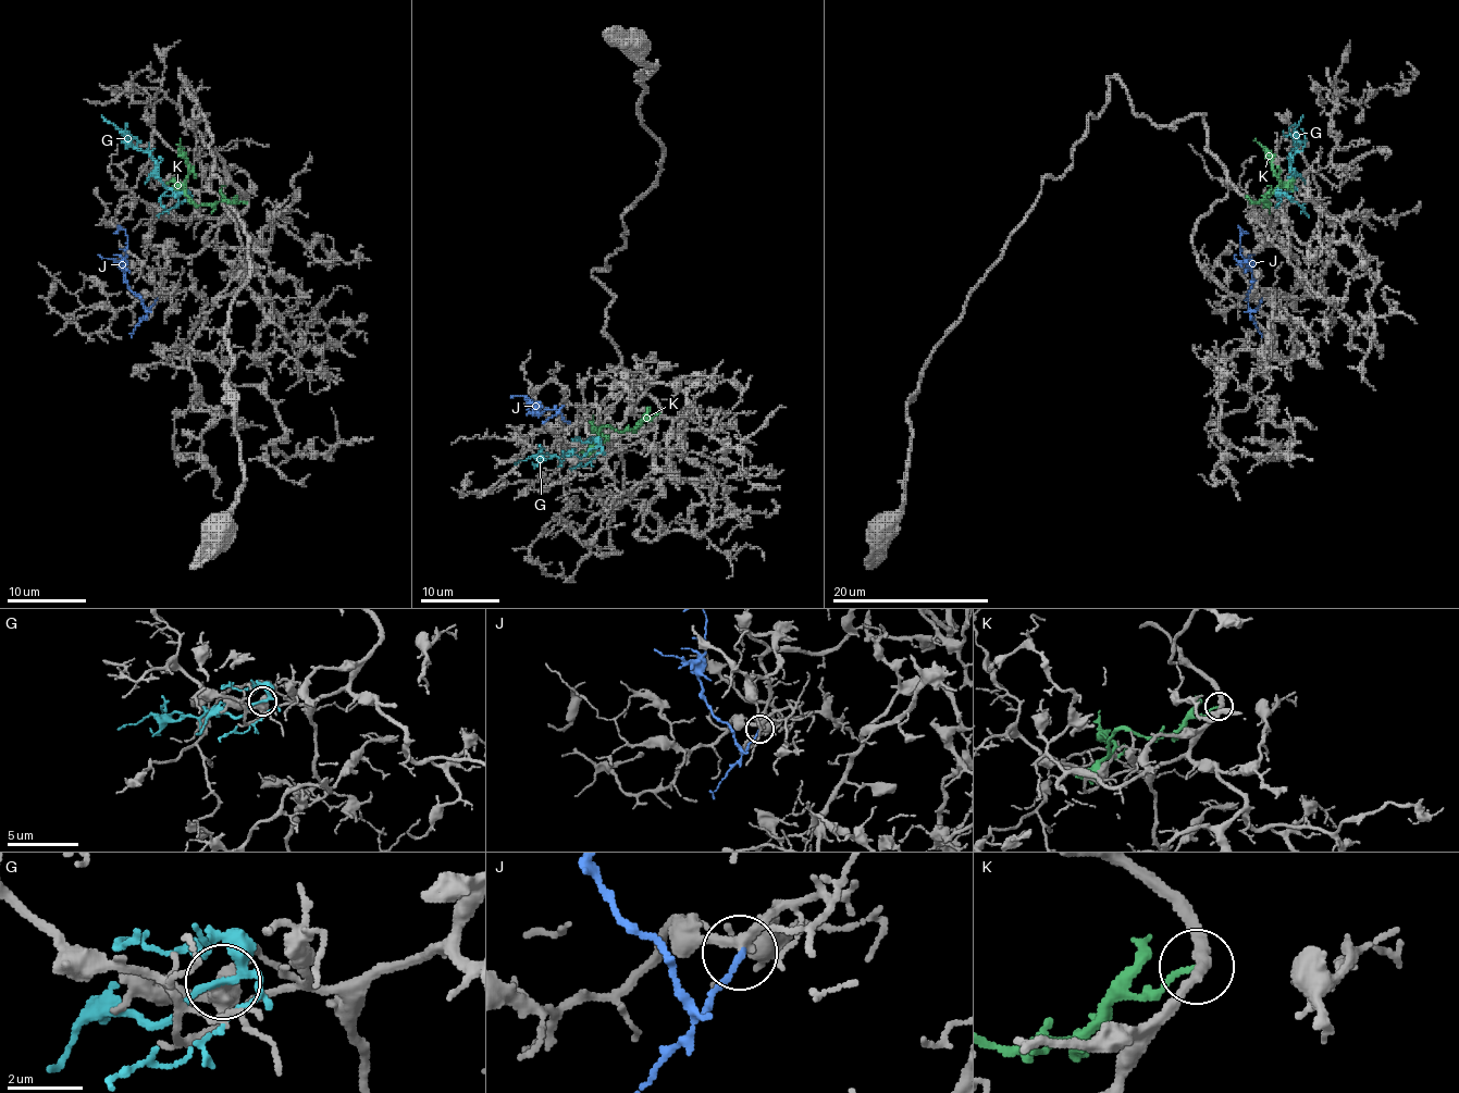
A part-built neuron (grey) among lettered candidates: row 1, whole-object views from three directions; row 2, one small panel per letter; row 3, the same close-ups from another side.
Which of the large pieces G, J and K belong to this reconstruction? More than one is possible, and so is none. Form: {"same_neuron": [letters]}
{"same_neuron": ["J"]}

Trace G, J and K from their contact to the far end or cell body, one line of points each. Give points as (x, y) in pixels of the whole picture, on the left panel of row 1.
G: (182, 191), (169, 187), (159, 177), (159, 164), (101, 115)
J: (157, 298), (149, 309), (145, 308), (125, 280), (127, 235), (121, 228), (113, 233)
K: (247, 201), (196, 206), (186, 194), (188, 168), (180, 140)

